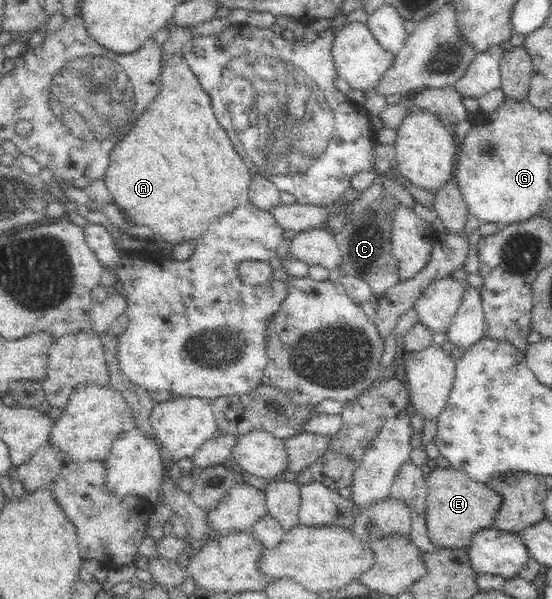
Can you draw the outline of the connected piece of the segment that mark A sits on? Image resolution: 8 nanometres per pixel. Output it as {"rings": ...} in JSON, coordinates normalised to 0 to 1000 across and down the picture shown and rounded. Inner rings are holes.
{"rings":[[[328,88],[312,92],[293,107],[290,149],[281,169],[263,189],[254,189],[255,195],[234,222],[203,244],[188,304],[208,341],[241,374],[268,376],[301,404],[319,407],[361,399],[391,362],[447,337],[460,284],[451,279],[447,285],[444,272],[426,255],[411,222],[386,192],[379,159]]]}

